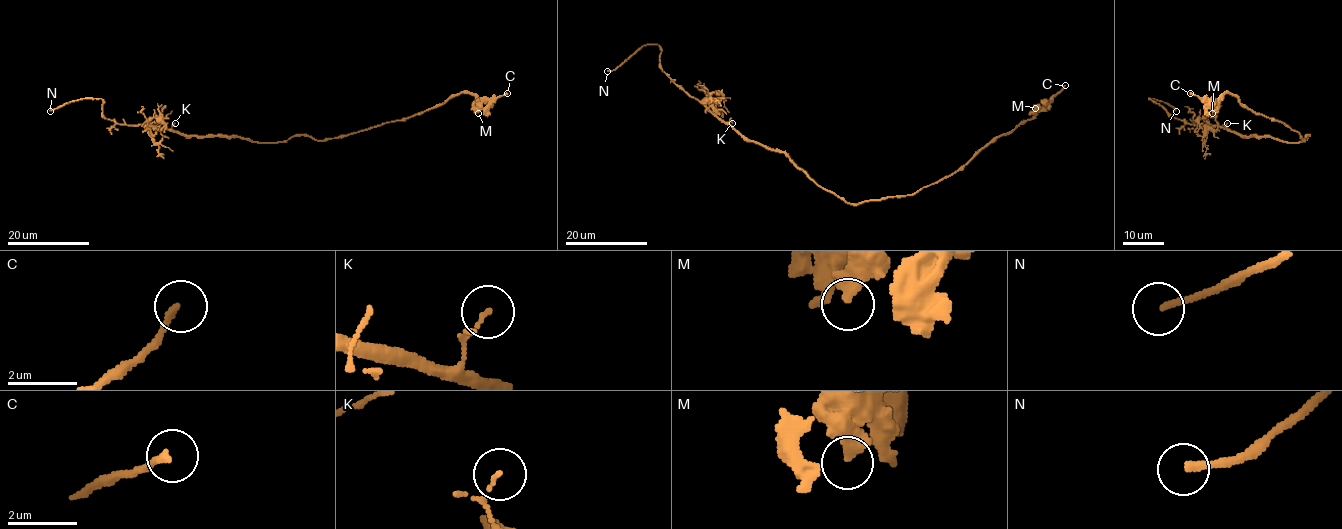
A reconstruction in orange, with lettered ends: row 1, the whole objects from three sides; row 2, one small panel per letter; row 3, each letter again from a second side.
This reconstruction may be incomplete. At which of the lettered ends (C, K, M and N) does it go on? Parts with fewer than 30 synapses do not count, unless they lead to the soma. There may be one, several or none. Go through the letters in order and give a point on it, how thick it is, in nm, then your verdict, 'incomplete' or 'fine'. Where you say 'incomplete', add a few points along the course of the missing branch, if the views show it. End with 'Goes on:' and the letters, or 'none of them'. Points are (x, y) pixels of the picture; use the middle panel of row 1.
C: at (1065, 85); 170 nm thick; fine
K: at (732, 123); 100 nm thick; fine
M: at (1035, 108); 460 nm thick; fine
N: at (607, 71); 200 nm thick; incomplete; missing branch runs (607, 71), (590, 75), (561, 92)
Goes on: N

